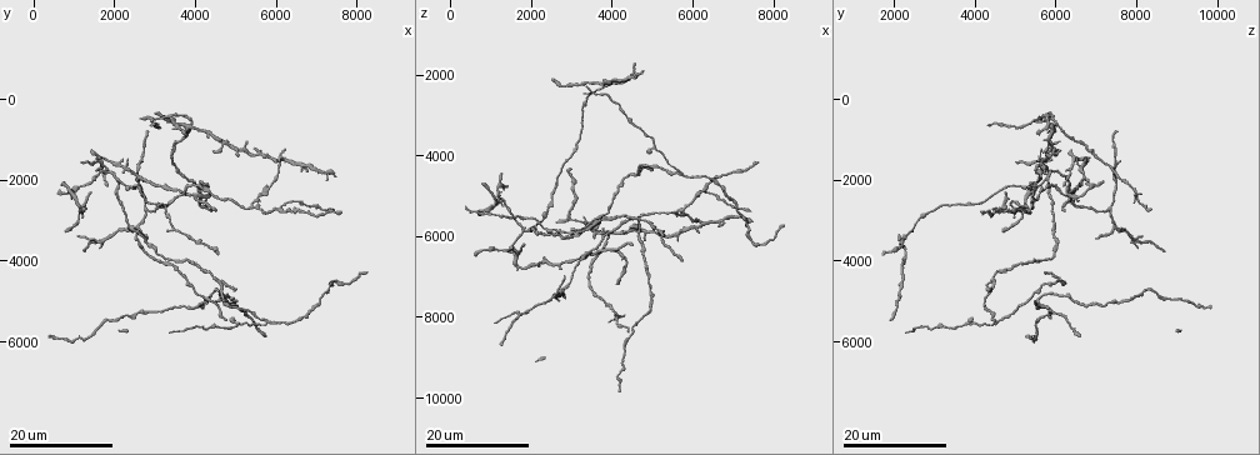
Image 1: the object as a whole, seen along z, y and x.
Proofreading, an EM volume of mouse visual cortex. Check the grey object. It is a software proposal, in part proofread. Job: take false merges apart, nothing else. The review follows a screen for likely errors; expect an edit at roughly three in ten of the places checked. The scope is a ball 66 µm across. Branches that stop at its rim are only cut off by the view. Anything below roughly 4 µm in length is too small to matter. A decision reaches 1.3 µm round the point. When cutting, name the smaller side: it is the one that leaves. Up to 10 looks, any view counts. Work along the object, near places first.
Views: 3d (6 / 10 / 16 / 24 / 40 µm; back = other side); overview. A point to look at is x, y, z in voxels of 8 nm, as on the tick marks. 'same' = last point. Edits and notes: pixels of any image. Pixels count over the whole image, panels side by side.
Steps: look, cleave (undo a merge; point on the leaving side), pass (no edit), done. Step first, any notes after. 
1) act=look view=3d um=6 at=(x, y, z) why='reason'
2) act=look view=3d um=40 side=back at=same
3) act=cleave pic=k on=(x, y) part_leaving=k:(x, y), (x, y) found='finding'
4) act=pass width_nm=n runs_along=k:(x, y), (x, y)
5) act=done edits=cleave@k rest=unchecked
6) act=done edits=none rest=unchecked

act=look view=3d um=16 at=(3550, 2350, 6250)

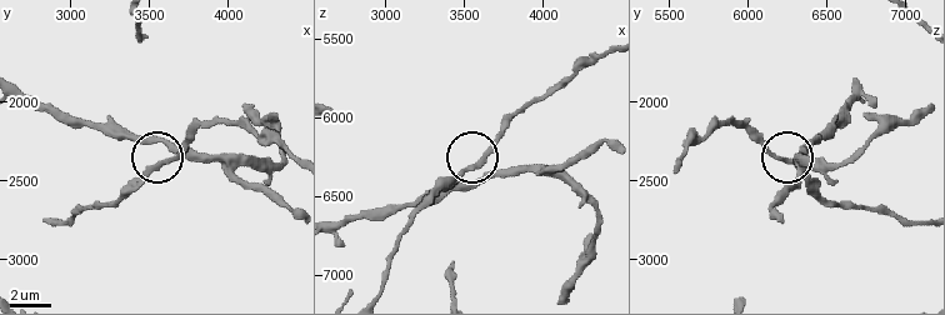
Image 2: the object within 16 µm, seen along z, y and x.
act=look view=3d um=10 at=(3600, 2380, 6260) why='closer look'

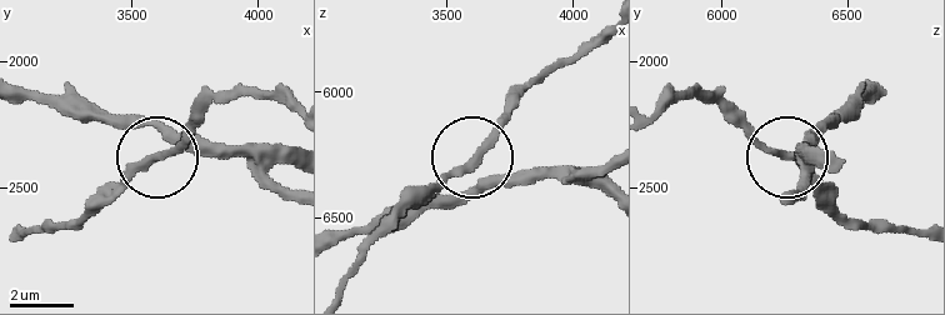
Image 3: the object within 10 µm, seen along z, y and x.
act=pass found='all the same neuron'

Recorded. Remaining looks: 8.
act=look view=3d um=24 at=(2750, 2800, 7350) why='three-way junction'

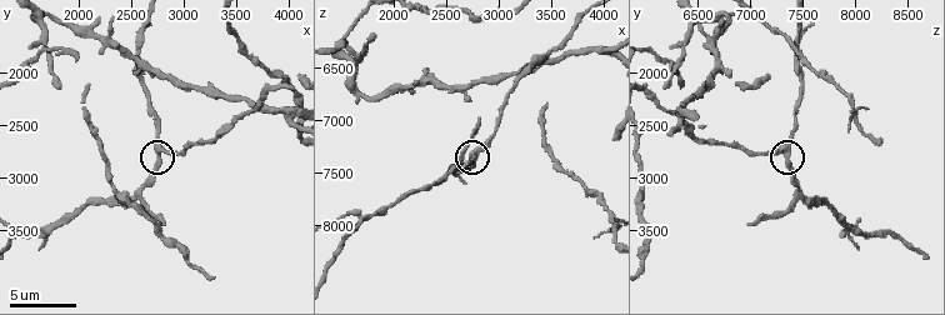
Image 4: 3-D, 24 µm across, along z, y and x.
act=look view=3d um=6 at=(2780, 2800, 7360) why='closer look'

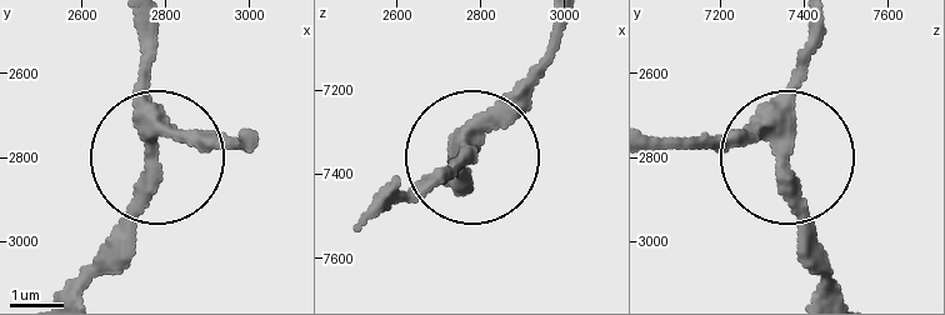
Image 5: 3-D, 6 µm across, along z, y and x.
act=pass side_arm_um=17 runs_along=5:(661, 135), (741, 135), (778, 153), (809, 28) found='continuous, no second neuron'

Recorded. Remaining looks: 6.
act=look view=3d um=16 at=(1680, 3540, 7920) why='four or more arms meet'

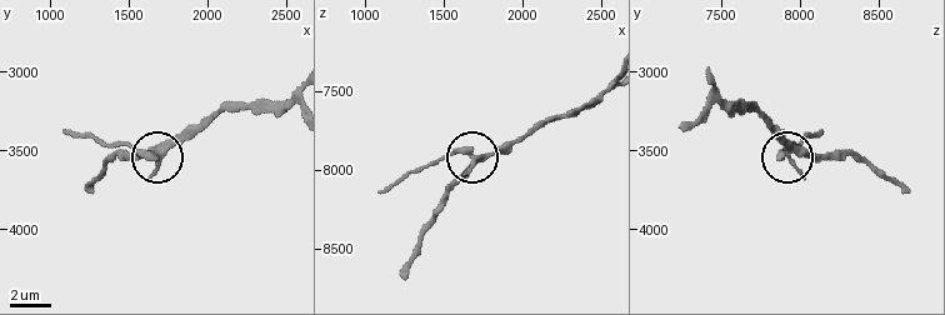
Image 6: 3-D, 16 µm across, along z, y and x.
act=look view=3d um=6 at=(1680, 3540, 7940) why='zoom in'

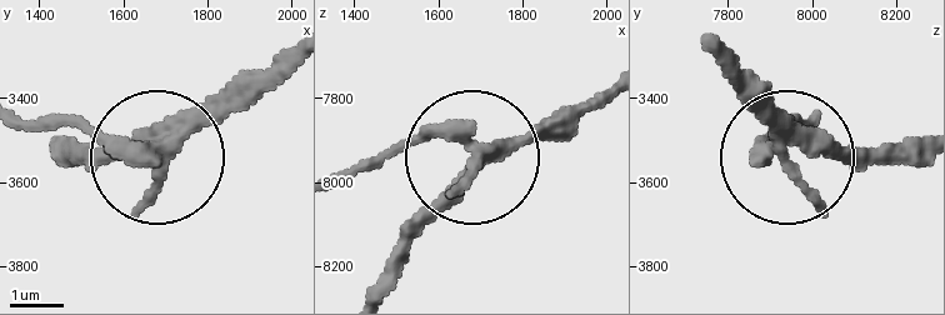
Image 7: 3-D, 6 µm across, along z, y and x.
act=cleave pic=7 on=(93, 136) width_nm=320 part_leaving=7:(165, 146), (21, 120) found='two neurons meet here'

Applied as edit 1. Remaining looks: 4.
act=look view=overview

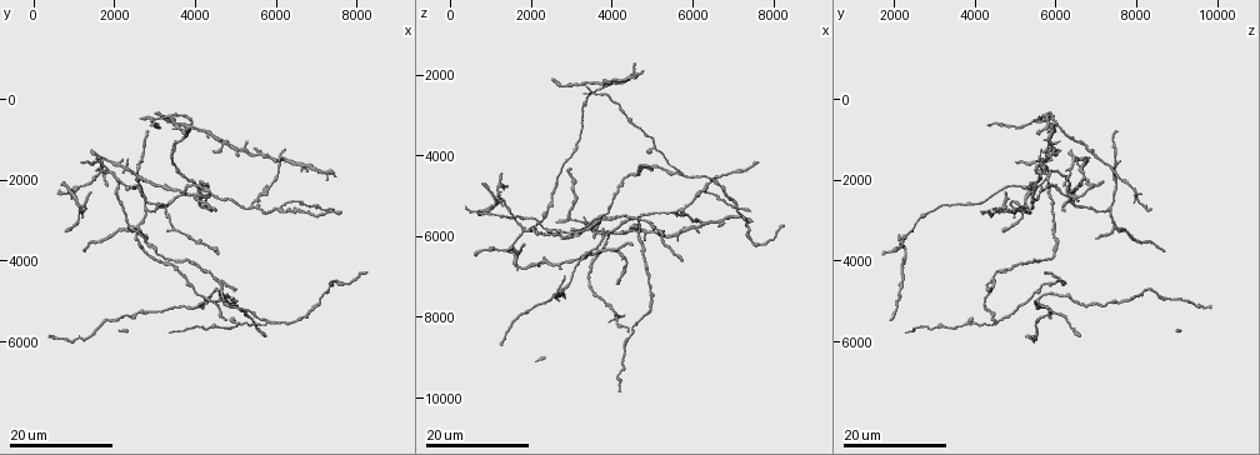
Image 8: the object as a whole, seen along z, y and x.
act=look view=3d um=24 at=(1600, 1900, 6150) why='three arms meet'

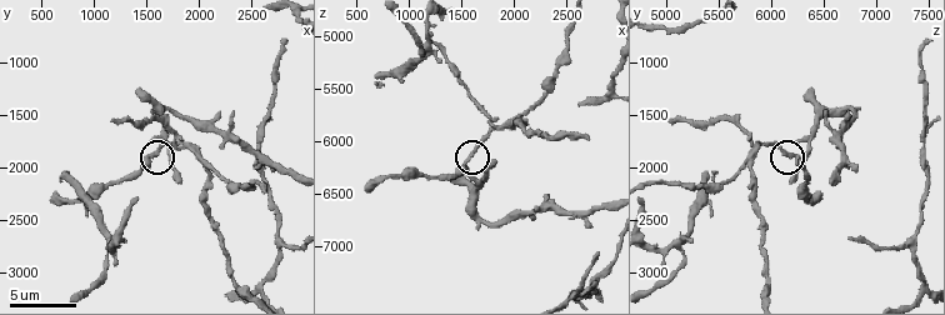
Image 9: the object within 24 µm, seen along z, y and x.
act=look view=3d um=6 at=(1520, 1880, 6220)

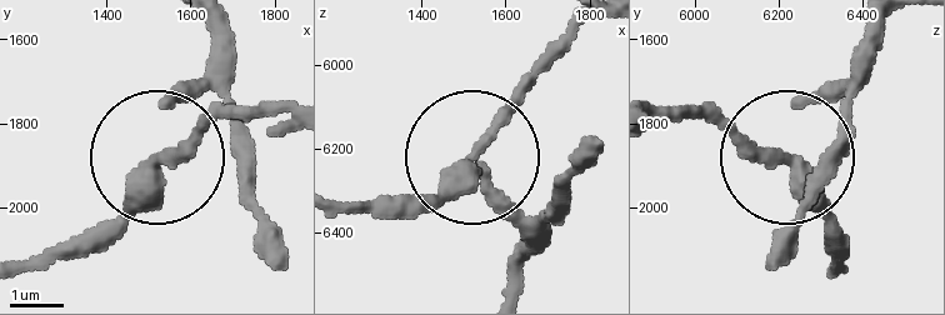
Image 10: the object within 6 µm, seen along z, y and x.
act=pass width_nm=250 found='all the same neuron'

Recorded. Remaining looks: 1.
act=look view=3d um=10 at=(1200, 2760, 5060) why='four or more arms meet'

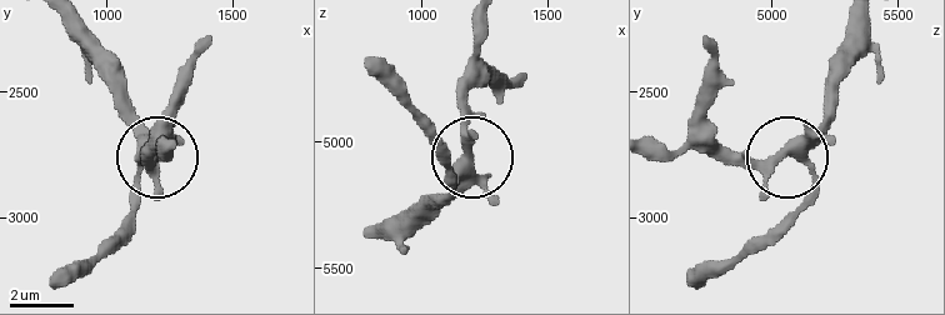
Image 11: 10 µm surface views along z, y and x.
act=pass width_nm=360 found='continuous, no second neuron'

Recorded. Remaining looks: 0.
act=done edits=cleave@7 rest=unchecked

